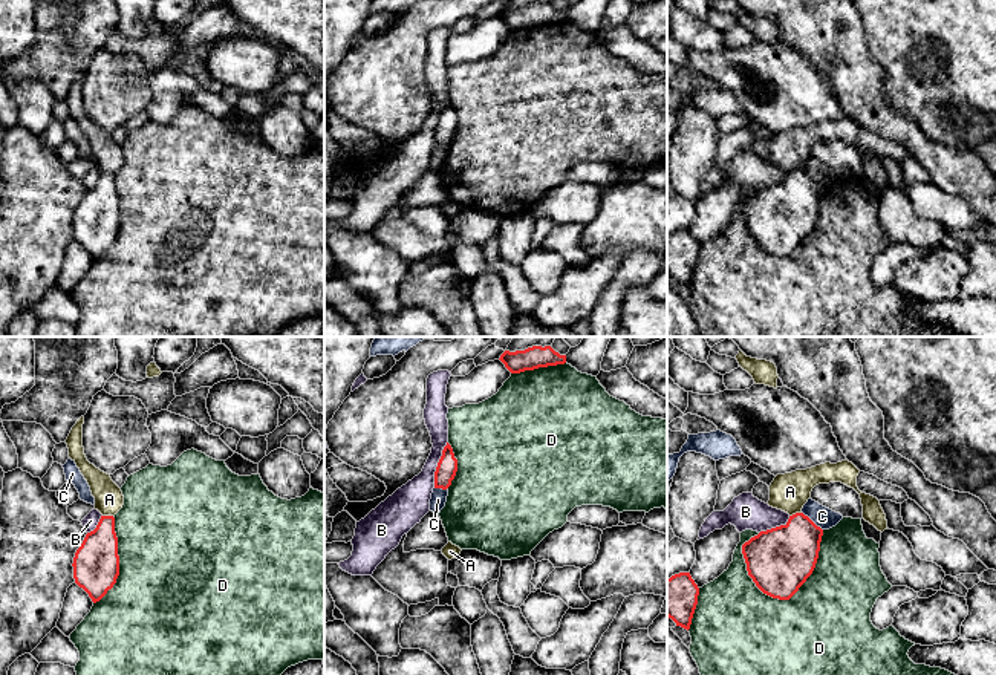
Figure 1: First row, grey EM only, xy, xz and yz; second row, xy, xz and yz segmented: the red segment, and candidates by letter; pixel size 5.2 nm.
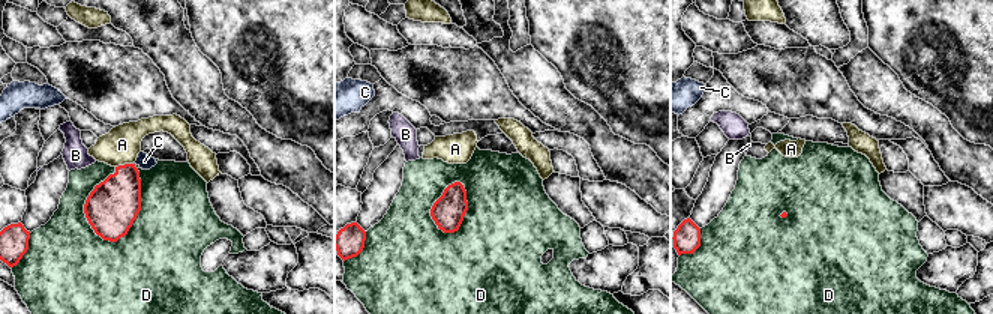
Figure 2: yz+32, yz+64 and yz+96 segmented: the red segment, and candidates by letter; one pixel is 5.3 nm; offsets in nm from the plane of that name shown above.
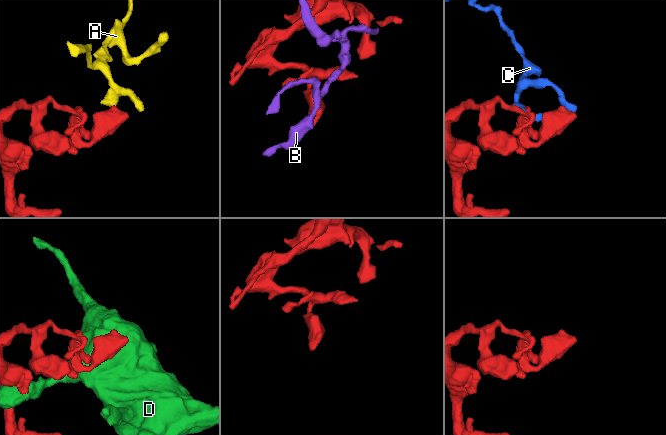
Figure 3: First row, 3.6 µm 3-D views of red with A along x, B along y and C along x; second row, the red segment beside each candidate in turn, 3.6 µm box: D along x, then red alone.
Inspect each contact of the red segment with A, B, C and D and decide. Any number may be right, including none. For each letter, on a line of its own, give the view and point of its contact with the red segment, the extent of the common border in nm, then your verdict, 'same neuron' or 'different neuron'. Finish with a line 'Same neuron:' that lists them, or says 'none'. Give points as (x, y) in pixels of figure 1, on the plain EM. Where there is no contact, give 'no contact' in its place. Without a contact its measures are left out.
A: meets red in yz at (796, 170); contact 70 nm long; different neuron
B: meets red in xz at (438, 121); contact 260 nm long; different neuron
C: meets red in yz at (811, 178); contact 150 nm long; different neuron
D: meets red in yz at (800, 242); contact 480 nm long; different neuron
Same neuron: none

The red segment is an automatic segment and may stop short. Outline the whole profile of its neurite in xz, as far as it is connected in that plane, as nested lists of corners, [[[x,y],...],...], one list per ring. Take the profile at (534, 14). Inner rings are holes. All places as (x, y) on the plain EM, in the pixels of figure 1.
[[[532,3],[525,8],[505,8],[499,17],[511,31],[520,31],[539,24],[565,21],[566,12],[560,12],[551,3]]]

